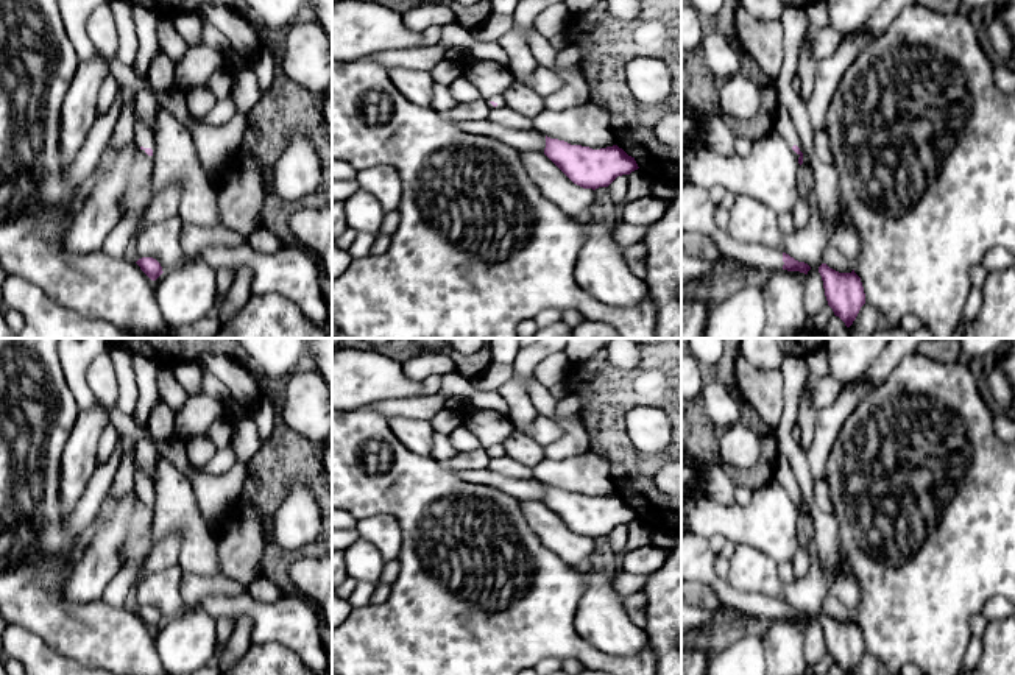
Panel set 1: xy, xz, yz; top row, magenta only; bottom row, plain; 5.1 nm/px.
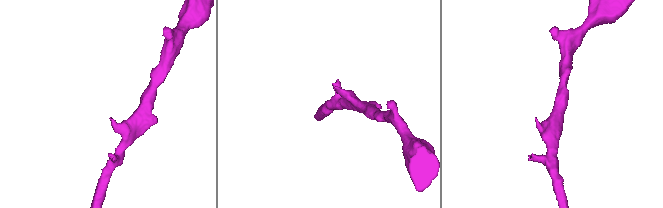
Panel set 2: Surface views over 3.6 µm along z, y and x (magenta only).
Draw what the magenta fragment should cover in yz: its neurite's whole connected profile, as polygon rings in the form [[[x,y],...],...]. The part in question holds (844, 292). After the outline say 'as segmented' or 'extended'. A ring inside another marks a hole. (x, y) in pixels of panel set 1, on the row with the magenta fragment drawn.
[[[826,263],[819,267],[823,281],[825,296],[834,315],[839,316],[847,327],[853,324],[861,307],[865,304],[865,293],[861,277],[854,273],[839,273]]]; as segmented

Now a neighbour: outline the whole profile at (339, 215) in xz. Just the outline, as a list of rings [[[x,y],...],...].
[[[332,201],[332,235],[338,237],[348,229],[345,201]]]

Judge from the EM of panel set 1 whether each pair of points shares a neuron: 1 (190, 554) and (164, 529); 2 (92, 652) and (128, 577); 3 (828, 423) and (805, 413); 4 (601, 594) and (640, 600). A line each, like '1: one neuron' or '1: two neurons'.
1: one neuron
2: two neurons
3: two neurons
4: two neurons

